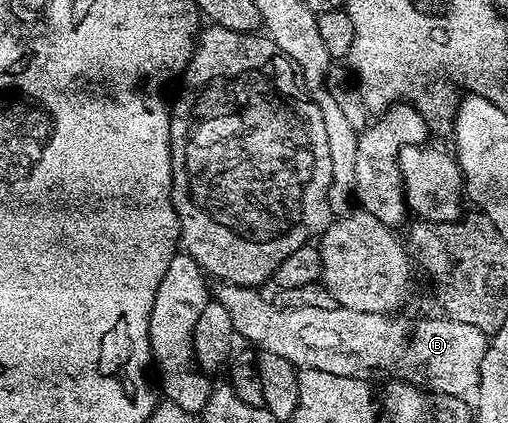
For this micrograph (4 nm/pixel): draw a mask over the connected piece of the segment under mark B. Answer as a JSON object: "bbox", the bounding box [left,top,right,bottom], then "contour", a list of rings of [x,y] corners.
{"bbox":[216,283,488,398],"contour":[[[219,283],[216,300],[228,310],[232,326],[255,349],[288,358],[295,368],[324,370],[327,374],[366,380],[377,372],[391,372],[391,377],[416,384],[442,396],[463,398],[477,393],[480,362],[488,347],[487,333],[456,322],[442,320],[394,320],[390,314],[364,314],[360,310],[288,310],[278,308],[261,296],[258,288]]]}

